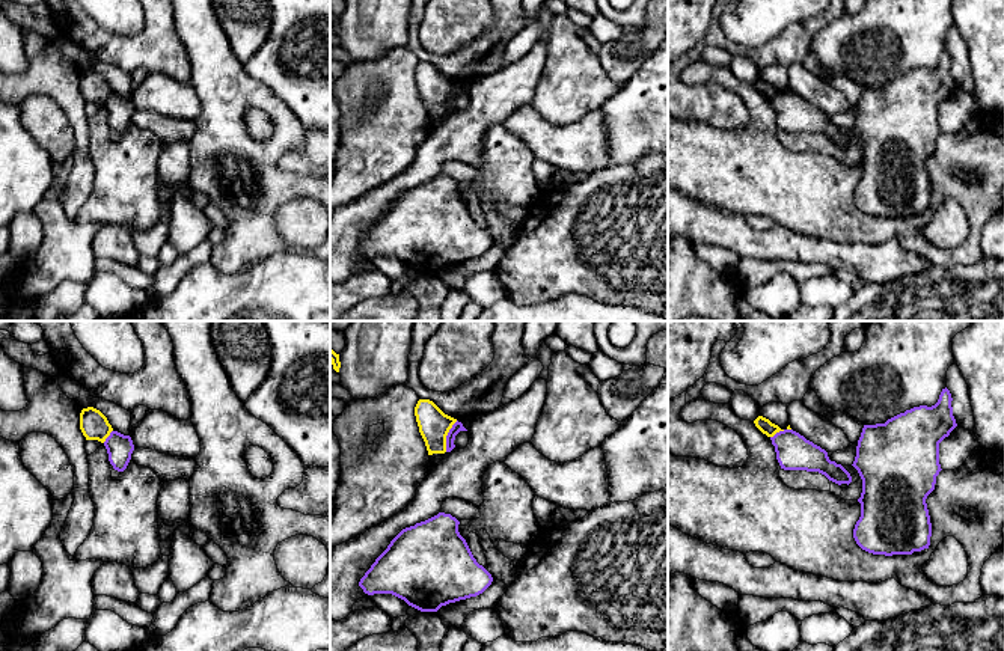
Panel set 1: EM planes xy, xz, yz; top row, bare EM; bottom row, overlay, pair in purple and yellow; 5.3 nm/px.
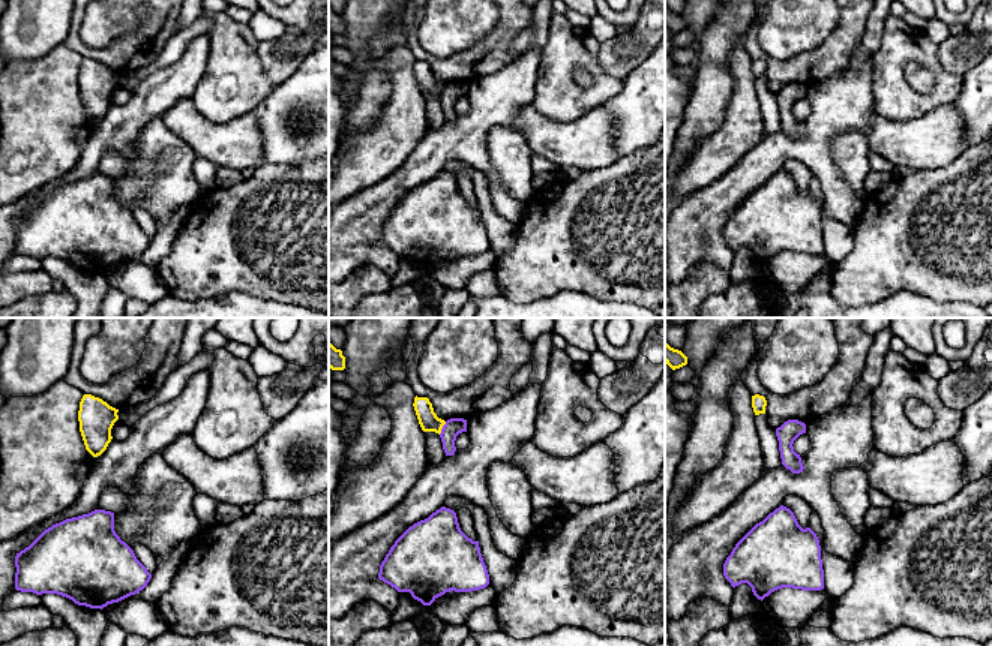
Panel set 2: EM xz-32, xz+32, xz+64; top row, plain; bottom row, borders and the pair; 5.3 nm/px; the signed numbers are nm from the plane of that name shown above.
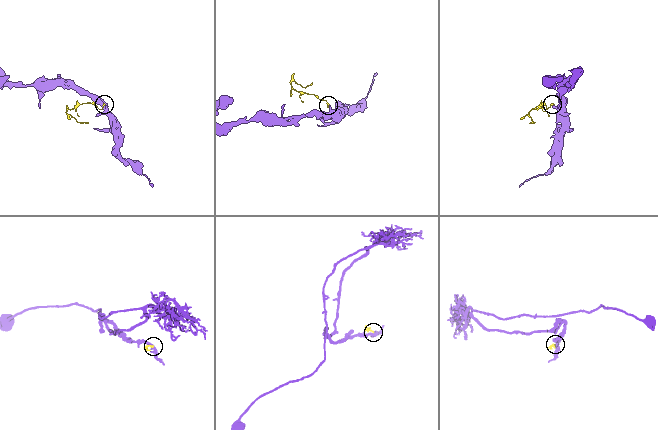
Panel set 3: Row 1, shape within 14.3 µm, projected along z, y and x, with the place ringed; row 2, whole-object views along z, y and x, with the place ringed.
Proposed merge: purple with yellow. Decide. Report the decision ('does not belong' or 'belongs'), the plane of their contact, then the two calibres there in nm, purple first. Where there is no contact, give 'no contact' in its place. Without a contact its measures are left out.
does not belong | xz | 60/160 nm

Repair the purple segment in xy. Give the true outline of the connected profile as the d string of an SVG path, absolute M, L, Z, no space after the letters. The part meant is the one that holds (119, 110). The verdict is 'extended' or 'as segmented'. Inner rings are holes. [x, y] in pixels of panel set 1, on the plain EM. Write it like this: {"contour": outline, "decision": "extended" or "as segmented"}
{"contour": "M112 93L106 101L104 108L109 116L109 124L115 133L124 134L131 122L134 107L130 98Z", "decision": "as segmented"}

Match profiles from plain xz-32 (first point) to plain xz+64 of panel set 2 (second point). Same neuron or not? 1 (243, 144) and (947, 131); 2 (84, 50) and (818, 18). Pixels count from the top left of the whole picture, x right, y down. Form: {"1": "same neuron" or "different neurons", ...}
{"1": "same neuron", "2": "different neurons"}

